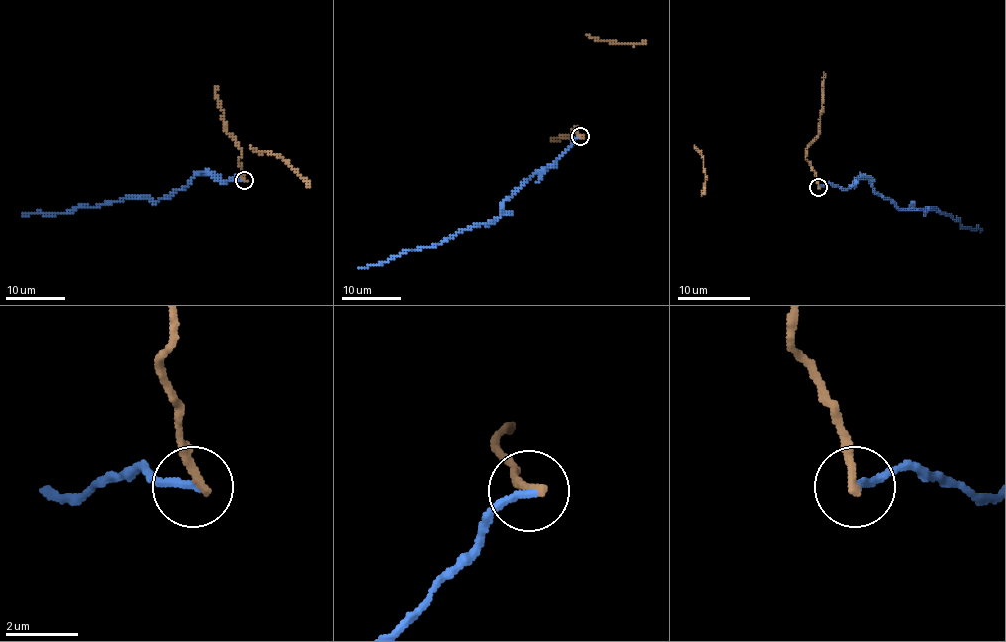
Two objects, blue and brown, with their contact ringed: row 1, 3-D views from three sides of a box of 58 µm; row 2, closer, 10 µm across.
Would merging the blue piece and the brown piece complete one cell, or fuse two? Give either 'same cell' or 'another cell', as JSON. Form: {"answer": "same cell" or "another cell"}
{"answer": "another cell"}

